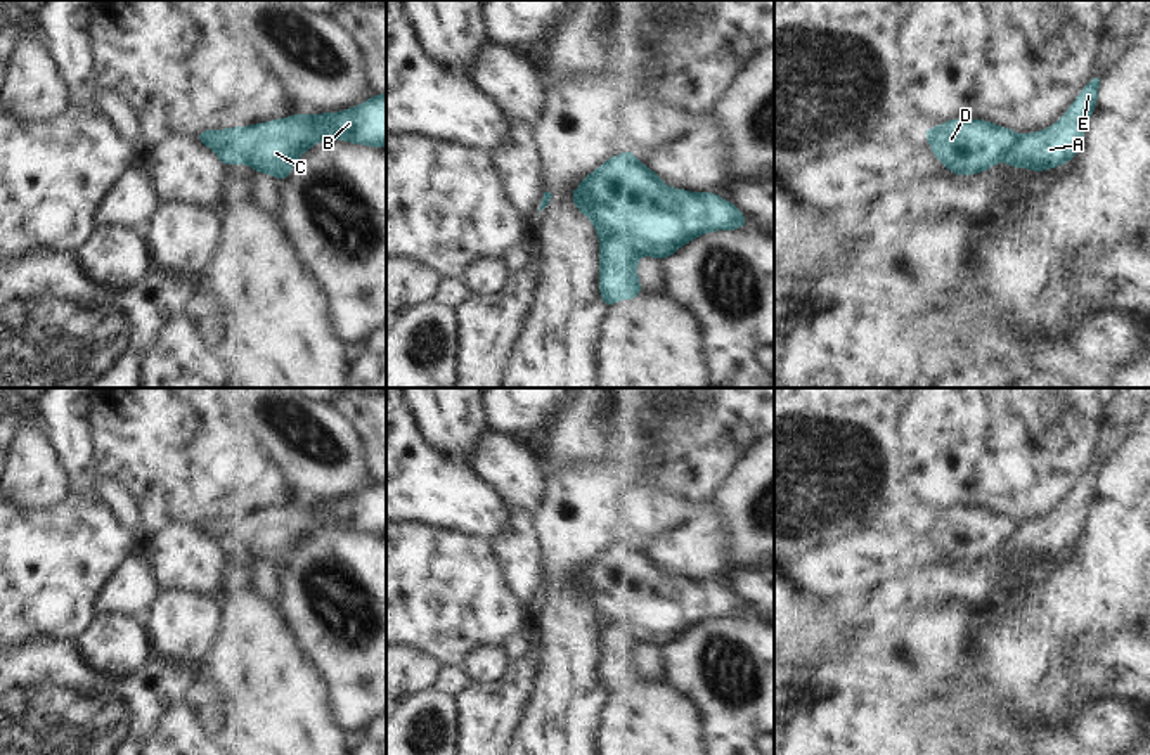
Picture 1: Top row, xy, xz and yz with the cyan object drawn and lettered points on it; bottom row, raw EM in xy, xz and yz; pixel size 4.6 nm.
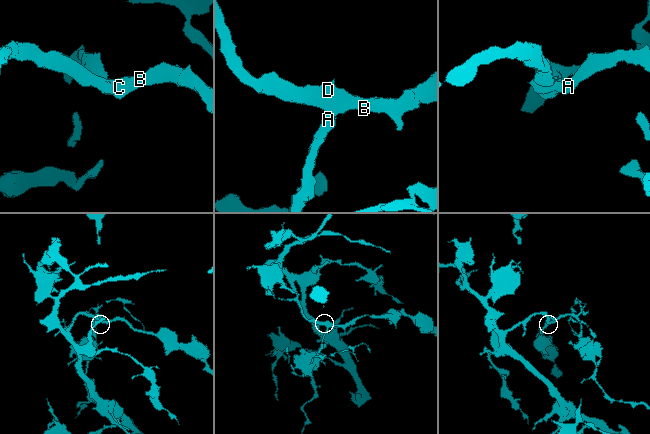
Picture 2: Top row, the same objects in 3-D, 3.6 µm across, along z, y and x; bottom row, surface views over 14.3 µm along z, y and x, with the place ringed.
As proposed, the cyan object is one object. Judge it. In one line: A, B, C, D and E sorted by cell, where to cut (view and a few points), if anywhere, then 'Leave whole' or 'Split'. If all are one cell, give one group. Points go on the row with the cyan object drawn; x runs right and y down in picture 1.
Groups: A E / B C D. Split along xz (601, 241), (615, 239), (622, 248), (634, 248), (641, 255). Split.

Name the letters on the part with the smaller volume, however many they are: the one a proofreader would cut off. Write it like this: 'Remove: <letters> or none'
Remove: A, E

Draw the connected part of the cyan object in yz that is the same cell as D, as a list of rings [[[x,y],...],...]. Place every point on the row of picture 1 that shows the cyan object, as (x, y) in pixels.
[[[953,118],[935,128],[921,130],[934,156],[953,175],[975,175],[1005,161],[1020,140],[1015,130],[985,119]]]

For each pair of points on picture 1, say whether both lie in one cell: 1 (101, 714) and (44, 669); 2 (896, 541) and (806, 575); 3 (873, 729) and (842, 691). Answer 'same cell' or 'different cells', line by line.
1: same cell
2: same cell
3: same cell

